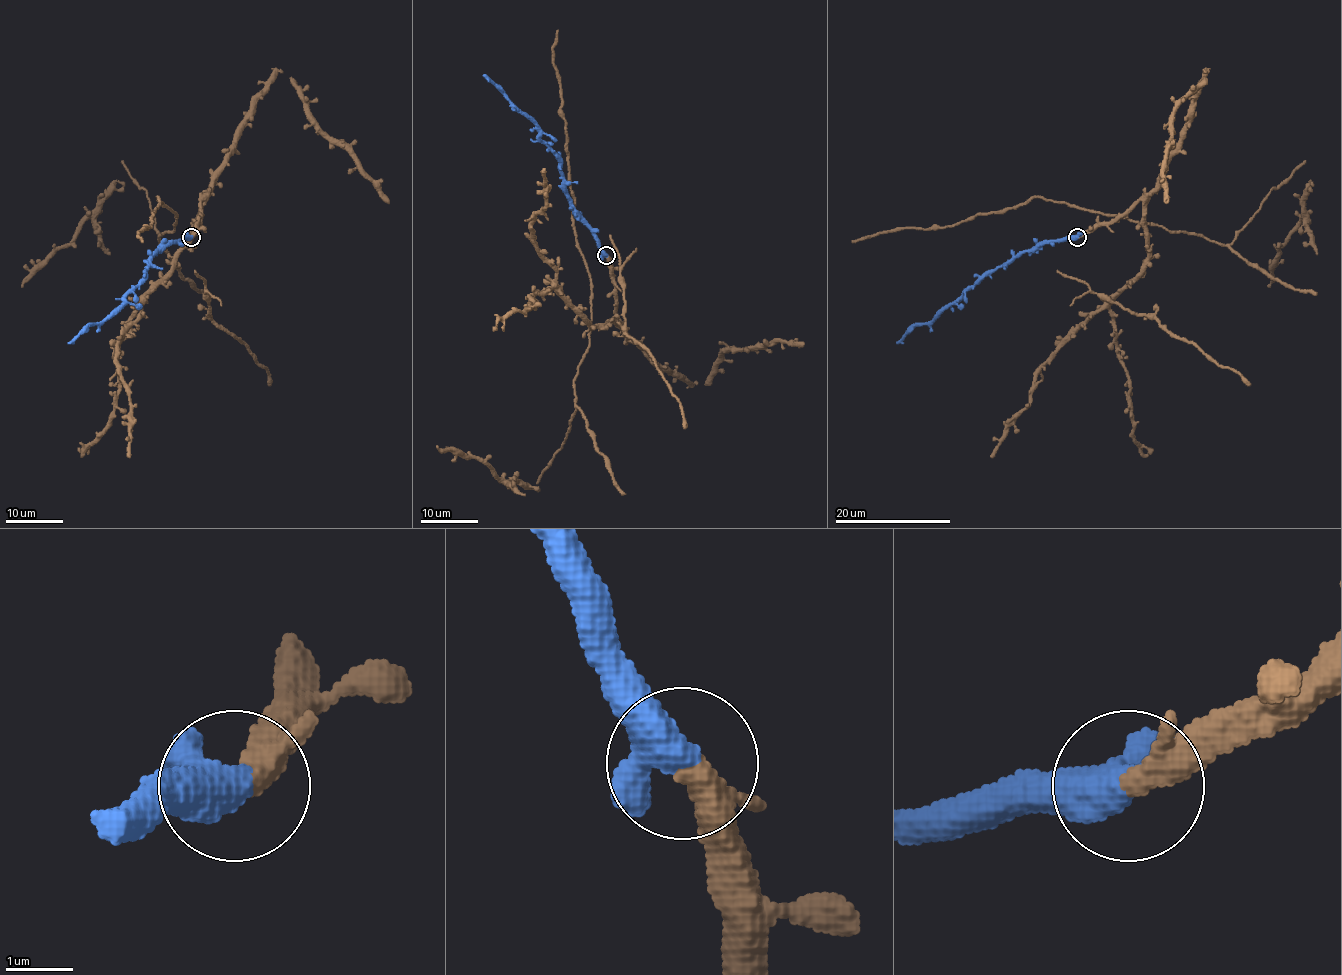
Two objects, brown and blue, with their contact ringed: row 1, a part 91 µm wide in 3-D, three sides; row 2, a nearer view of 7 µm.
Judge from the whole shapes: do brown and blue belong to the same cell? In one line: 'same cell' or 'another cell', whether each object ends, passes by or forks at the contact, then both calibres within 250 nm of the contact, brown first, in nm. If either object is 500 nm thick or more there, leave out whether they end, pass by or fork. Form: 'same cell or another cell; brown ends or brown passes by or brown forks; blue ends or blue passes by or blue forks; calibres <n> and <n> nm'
same cell; brown ends; blue passes by; calibres 400 and 480 nm

